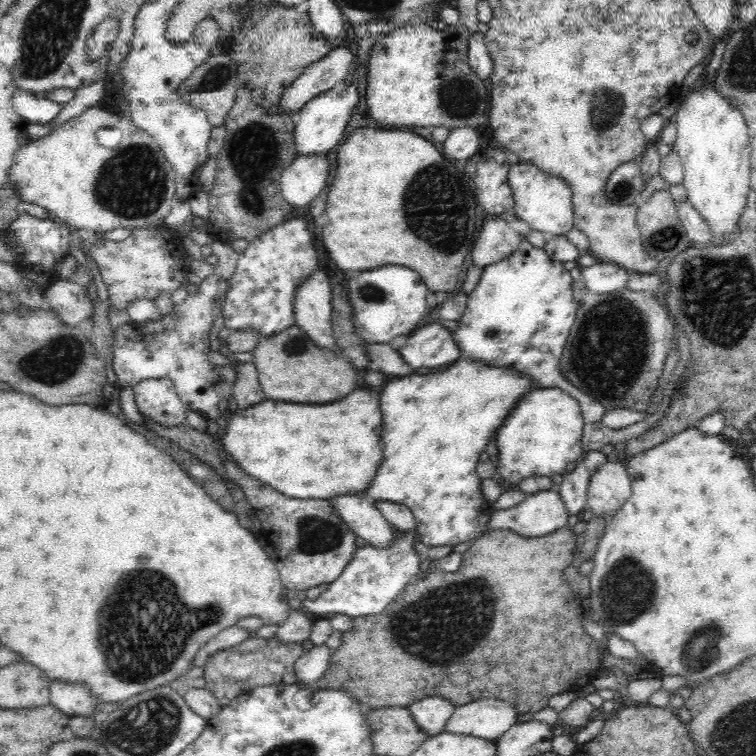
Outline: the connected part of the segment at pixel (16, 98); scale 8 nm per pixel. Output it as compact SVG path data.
M17 88L12 97L13 109L27 123L46 124L58 114L60 104L46 96L36 96L30 91Z

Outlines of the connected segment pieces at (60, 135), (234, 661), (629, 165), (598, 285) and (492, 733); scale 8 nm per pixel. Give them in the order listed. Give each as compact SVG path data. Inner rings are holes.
M95 106L67 120L48 134L16 150L8 180L16 183L21 200L45 208L51 216L89 234L115 228L133 231L167 220L176 198L176 175L158 143L128 122L118 146L100 146L96 130L122 126L122 120Z
M276 634L270 638L254 637L236 646L210 653L203 666L204 689L214 695L221 707L253 688L272 685L290 685L298 682L296 661L304 654L300 642L280 641Z
M634 160L621 164L606 179L603 193L610 204L630 206L642 192L642 177Z
M598 262L595 266L579 269L586 287L595 294L624 289L634 273L618 264L606 262Z
M477 700L456 707L444 730L496 741L518 722L518 711L505 700Z

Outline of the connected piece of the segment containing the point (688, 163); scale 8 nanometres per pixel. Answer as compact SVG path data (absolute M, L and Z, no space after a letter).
M702 82L686 93L672 128L675 130L673 150L684 167L683 185L689 202L716 236L732 232L751 188L750 137L744 114L714 87Z

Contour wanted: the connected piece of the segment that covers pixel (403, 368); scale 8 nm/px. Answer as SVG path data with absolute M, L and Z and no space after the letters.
M368 343L366 355L370 359L371 368L382 370L383 373L392 376L406 377L413 374L413 368L404 362L398 350L386 344Z

